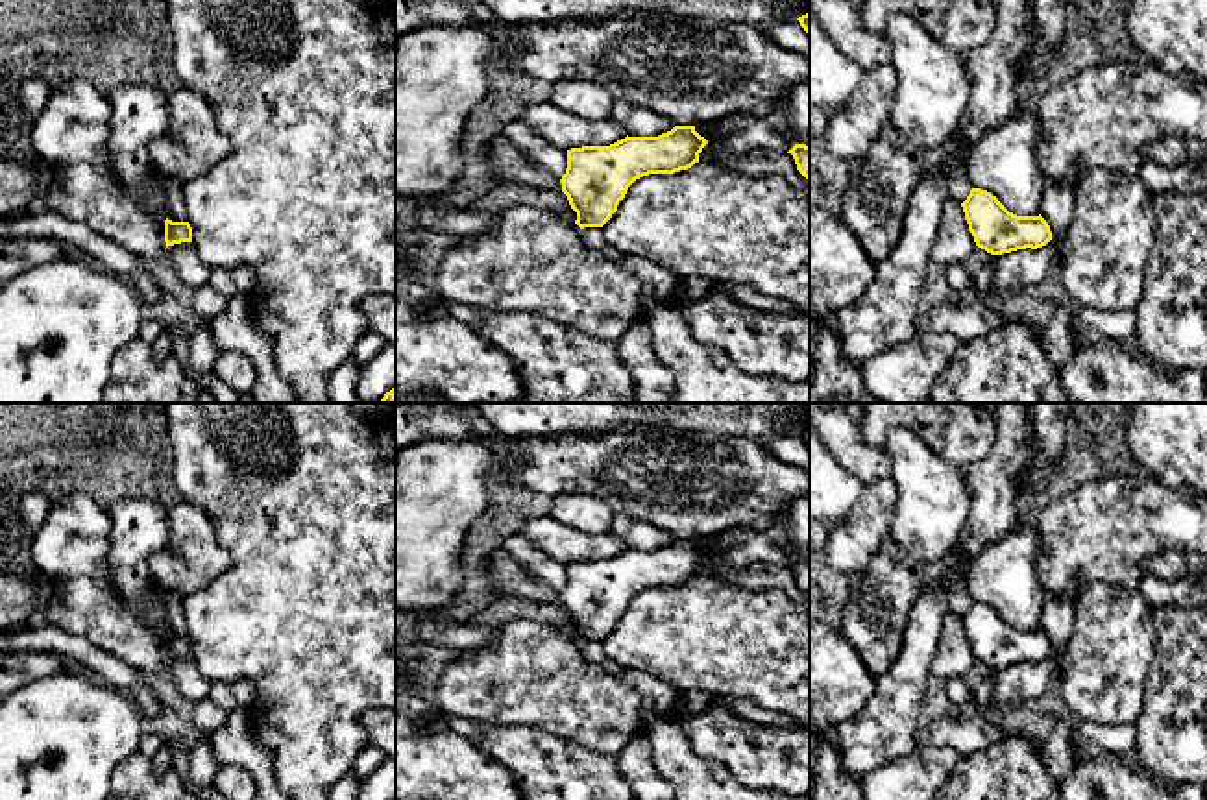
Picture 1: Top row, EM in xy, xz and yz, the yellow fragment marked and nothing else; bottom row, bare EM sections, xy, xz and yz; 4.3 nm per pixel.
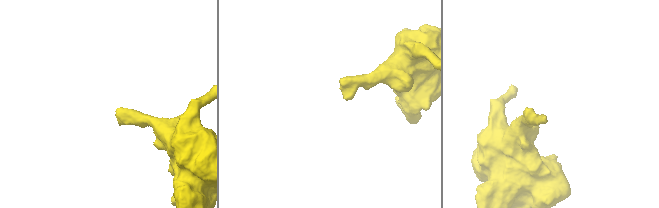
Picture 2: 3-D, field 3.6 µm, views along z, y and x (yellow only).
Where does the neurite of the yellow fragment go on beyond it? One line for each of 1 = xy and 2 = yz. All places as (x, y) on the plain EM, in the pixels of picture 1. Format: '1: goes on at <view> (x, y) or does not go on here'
1: does not go on here
2: does not go on here

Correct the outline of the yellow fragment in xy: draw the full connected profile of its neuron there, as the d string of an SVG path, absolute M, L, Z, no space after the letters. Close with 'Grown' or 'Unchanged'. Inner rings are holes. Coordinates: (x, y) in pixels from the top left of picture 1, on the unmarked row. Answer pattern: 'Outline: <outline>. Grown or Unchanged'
Outline: M165 634L166 661L181 656L192 656L192 641L189 636Z. Unchanged

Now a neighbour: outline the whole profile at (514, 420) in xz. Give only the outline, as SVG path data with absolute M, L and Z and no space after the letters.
M457 403L475 406L494 427L508 438L603 436L612 430L640 430L656 427L641 412L621 403Z

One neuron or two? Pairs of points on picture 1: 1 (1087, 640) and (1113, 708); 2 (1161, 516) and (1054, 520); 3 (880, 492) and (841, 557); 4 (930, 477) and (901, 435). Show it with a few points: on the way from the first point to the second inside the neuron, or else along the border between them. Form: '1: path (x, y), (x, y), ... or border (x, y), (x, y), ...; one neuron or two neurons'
1: path (1102, 656), (1102, 688), (1106, 691); one neuron
2: path (1135, 516), (1080, 516); one neuron
3: path (875, 509), (869, 523), (854, 540); one neuron
4: path (919, 466), (902, 446); one neuron

